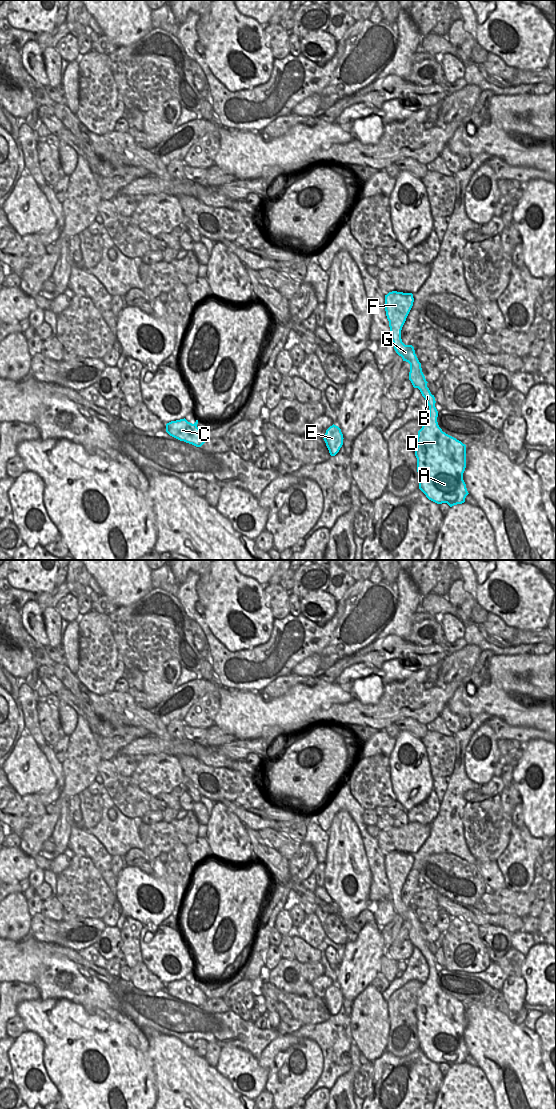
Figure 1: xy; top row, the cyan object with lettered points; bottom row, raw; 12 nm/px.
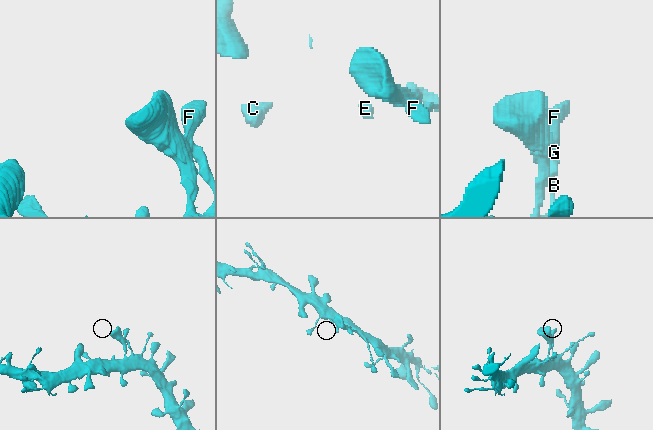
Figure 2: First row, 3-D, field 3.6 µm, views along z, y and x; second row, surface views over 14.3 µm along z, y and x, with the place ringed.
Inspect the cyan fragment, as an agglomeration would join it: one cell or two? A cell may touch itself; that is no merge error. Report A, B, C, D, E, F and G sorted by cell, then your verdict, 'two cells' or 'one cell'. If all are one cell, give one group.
A B C D E F G | one cell

